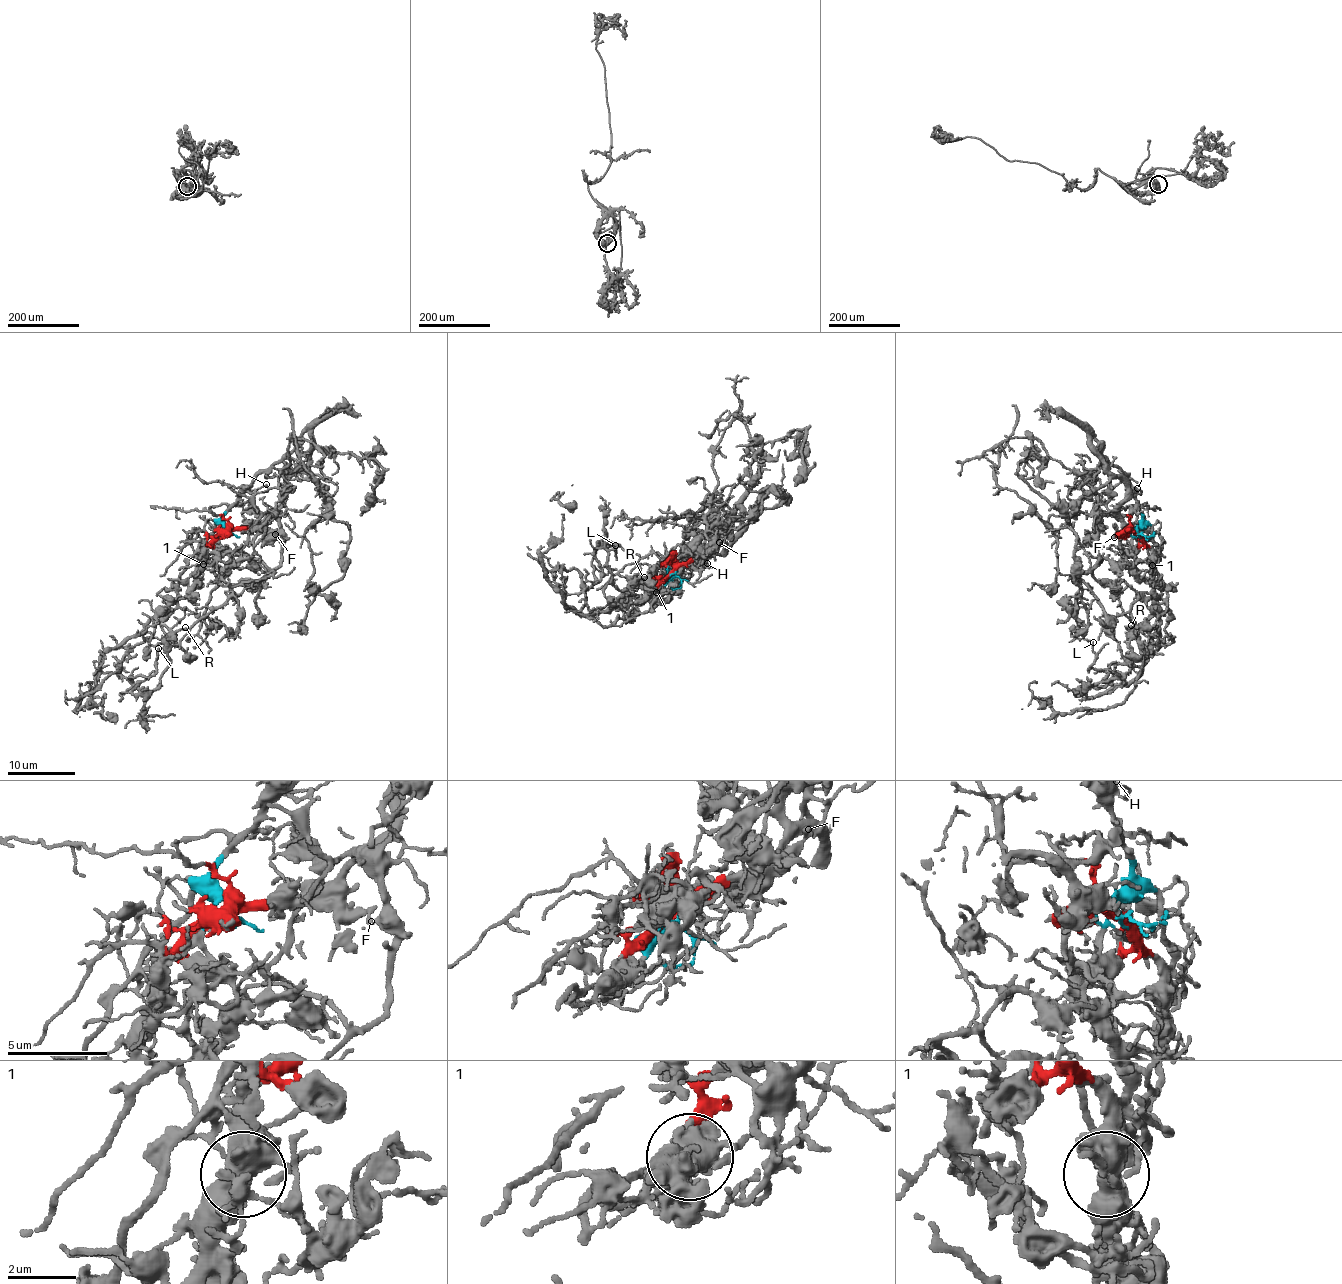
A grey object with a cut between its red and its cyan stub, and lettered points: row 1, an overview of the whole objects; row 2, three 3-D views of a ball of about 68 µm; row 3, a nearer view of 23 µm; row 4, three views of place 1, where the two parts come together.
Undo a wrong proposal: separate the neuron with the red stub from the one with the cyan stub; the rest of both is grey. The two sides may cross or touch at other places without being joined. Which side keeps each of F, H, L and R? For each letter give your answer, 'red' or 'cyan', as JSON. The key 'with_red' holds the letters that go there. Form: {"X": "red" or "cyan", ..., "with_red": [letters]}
{"F": "red", "H": "cyan", "L": "red", "R": "red", "with_red": ["F", "L", "R"]}

